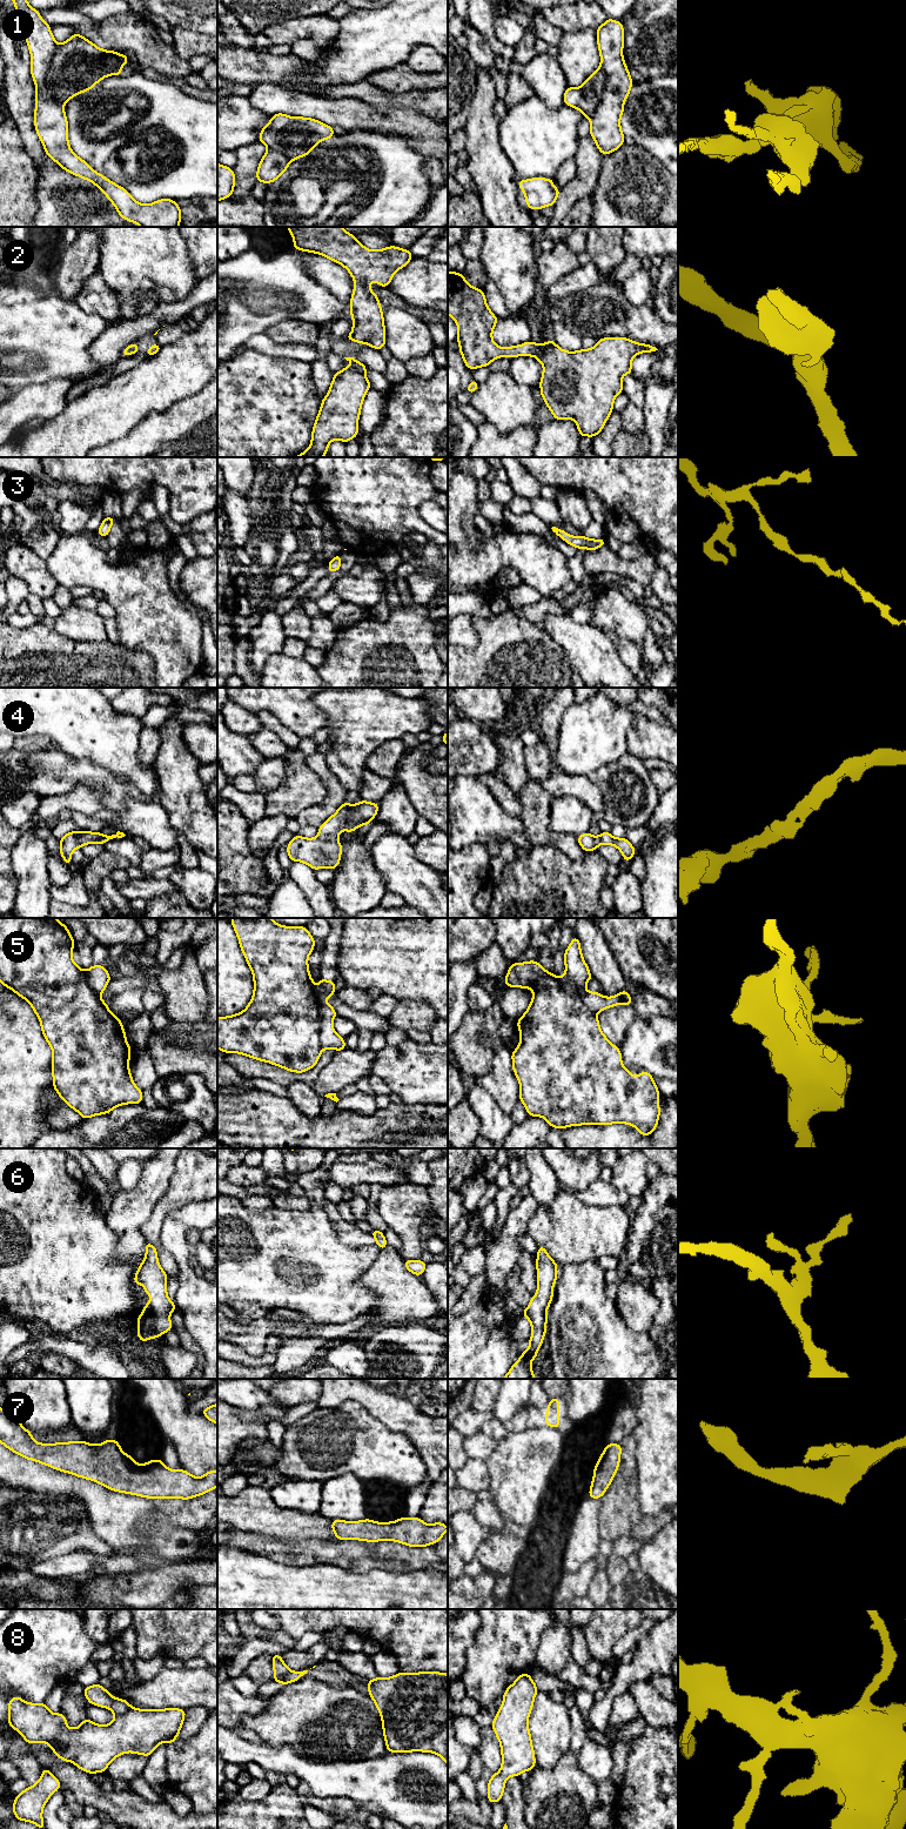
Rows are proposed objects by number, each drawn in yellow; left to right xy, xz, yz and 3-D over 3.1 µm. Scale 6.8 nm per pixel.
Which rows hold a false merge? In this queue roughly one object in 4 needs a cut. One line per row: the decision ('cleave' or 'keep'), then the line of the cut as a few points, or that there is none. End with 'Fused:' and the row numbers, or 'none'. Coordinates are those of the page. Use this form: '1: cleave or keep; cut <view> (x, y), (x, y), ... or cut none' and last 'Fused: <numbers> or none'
1: cleave; cut xy (59, 45), (46, 74), (46, 92), (62, 106)
2: keep; cut none
3: keep; cut none
4: keep; cut none
5: cleave; cut xz (316, 992), (319, 1000), (320, 1045), (322, 1049)
6: keep; cut none
7: keep; cut none
8: keep; cut none
Fused: 1, 5

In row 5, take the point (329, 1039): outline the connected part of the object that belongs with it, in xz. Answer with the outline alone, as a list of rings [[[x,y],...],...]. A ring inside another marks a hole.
[[[320,978],[317,997],[320,1000],[320,1030],[322,1050],[335,1049],[336,1052],[345,1049],[344,1039],[338,1036],[333,1026],[333,1020],[337,1016],[333,1006],[326,1003],[335,992],[335,982]]]

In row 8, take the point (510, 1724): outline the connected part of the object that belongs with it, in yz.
[[[525,1673],[505,1689],[503,1703],[494,1721],[492,1729],[499,1741],[502,1766],[488,1782],[488,1800],[495,1803],[502,1800],[505,1781],[519,1776],[536,1766],[528,1720],[538,1689],[531,1676]]]

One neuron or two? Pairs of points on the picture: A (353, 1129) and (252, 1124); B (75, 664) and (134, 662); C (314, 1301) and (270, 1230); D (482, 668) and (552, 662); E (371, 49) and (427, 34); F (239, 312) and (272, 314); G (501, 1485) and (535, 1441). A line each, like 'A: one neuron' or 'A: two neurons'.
A: one neuron
B: one neuron
C: one neuron
D: one neuron
E: one neuron
F: one neuron
G: one neuron

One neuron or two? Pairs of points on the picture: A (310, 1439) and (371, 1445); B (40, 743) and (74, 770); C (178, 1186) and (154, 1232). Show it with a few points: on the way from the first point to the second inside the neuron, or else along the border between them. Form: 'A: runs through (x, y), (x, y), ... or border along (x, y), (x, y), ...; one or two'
A: runs through (326, 1440), (351, 1440), (356, 1442); one
B: border along (54, 746), (47, 750), (20, 751); two
C: runs through (173, 1198), (161, 1210), (156, 1220); one

